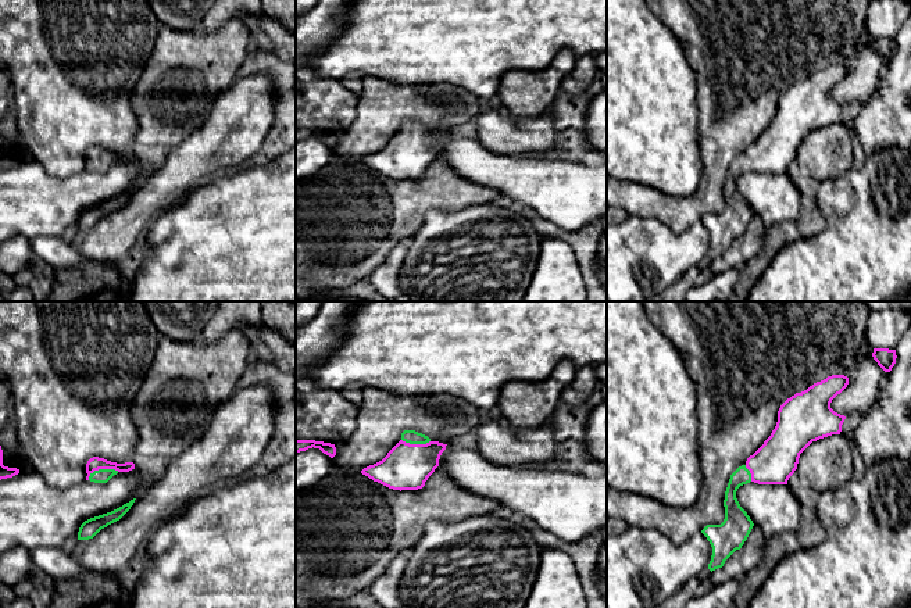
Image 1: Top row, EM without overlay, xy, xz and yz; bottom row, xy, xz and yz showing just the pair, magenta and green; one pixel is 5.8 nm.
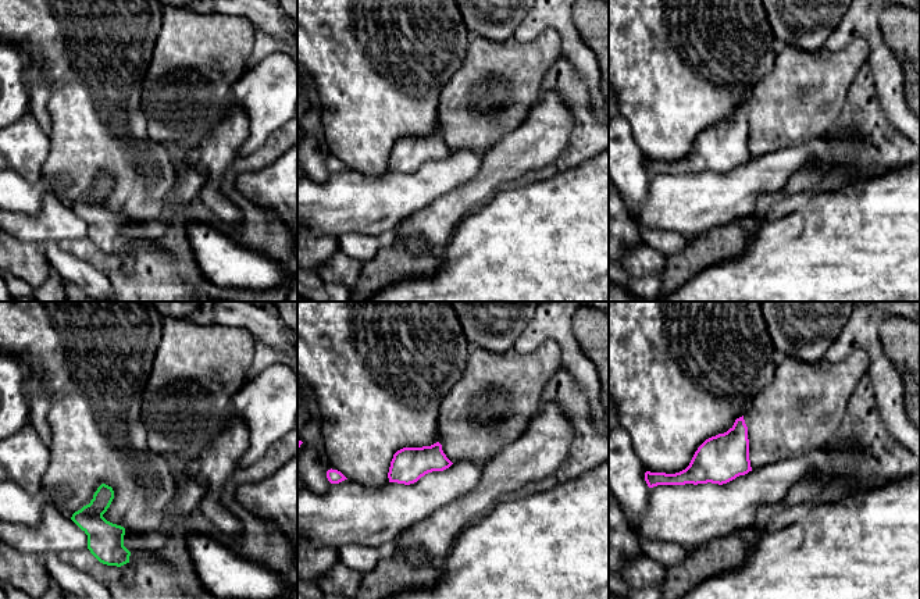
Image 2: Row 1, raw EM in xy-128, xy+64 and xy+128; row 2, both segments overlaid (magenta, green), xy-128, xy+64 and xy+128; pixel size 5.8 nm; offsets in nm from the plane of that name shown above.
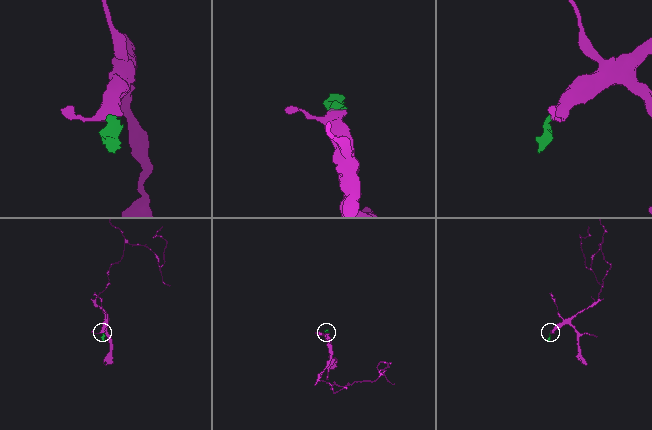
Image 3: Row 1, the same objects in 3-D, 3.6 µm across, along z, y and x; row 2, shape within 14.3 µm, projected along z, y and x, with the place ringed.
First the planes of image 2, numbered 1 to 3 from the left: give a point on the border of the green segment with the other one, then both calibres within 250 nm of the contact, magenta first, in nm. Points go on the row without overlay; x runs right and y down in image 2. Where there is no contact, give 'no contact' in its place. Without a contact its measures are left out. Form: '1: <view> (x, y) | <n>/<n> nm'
1: no contact
2: no contact
3: no contact

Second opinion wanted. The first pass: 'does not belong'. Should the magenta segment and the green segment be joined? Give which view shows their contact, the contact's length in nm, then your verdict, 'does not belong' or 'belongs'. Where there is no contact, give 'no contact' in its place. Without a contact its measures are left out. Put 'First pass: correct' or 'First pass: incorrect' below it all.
meets magenta in xy; contact 190 nm long; belongs
First pass: incorrect

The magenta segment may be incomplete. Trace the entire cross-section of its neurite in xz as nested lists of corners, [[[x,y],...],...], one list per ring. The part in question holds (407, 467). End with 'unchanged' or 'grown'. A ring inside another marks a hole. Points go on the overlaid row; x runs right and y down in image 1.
[[[404,430],[387,455],[361,473],[393,490],[418,490],[439,466],[446,446],[415,430]]]; grown

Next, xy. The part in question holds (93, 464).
[[[93,457],[86,464],[86,480],[107,483],[118,472],[129,472],[132,469],[135,469],[133,462],[117,464],[104,458]]]; grown

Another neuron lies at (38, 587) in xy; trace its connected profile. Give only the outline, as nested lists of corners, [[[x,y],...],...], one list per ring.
[[[32,566],[31,575],[14,586],[18,598],[26,598],[32,602],[33,608],[49,608],[56,582],[46,575],[42,569]]]

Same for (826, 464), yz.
[[[843,434],[812,441],[800,454],[797,469],[787,480],[789,489],[800,503],[800,529],[796,534],[785,532],[767,539],[761,561],[740,579],[730,608],[749,608],[764,582],[787,554],[815,547],[822,541],[821,496],[847,484],[853,473],[853,453],[849,439]]]

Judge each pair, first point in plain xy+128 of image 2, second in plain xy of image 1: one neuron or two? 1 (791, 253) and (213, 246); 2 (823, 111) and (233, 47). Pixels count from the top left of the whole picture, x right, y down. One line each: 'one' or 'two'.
1: one
2: one

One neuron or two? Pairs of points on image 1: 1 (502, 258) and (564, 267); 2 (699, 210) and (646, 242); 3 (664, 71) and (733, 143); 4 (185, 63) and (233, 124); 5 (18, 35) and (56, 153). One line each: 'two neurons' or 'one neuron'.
1: two neurons
2: two neurons
3: two neurons
4: two neurons
5: one neuron

